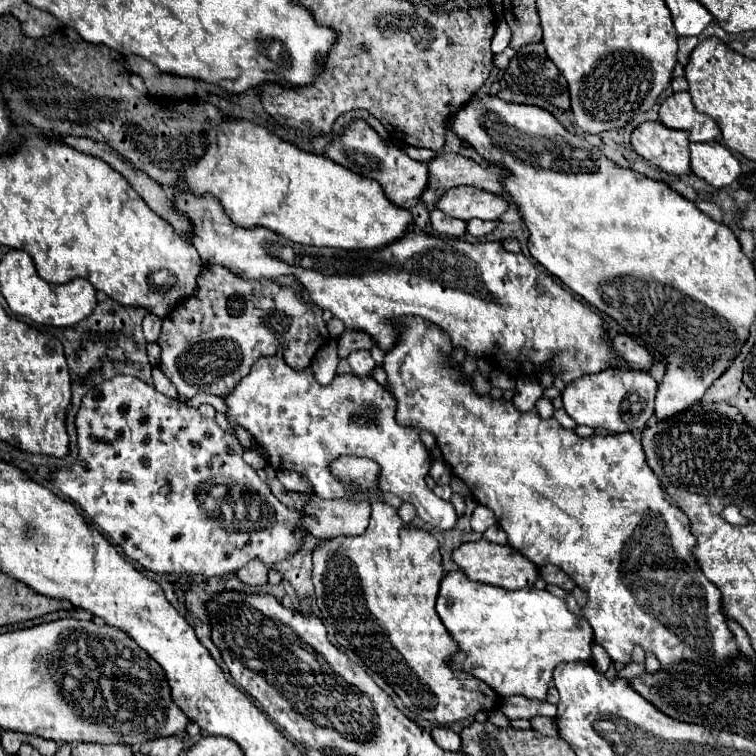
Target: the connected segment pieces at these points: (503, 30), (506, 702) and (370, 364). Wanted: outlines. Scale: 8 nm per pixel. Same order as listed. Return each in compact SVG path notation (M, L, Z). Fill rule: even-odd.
M499 20L499 22L497 22L497 28L495 28L493 42L491 42L493 54L503 52L503 50L509 46L509 40L511 40L511 30L509 30L509 26L507 26L503 20Z
M509 696L509 698L503 698L501 712L509 720L513 720L513 718L535 718L535 716L555 718L557 706L549 704L545 700L535 700L535 698L531 700L525 696Z
M365 350L351 352L351 354L347 356L347 362L349 362L353 374L357 374L357 376L361 376L361 378L363 378L363 376L369 376L371 370L375 368L375 362L373 362L371 354L365 352Z

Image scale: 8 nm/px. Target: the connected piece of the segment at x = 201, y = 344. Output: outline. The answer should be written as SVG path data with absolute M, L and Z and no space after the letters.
M203 266L201 274L197 276L197 290L193 296L183 300L165 320L161 328L161 336L157 344L161 346L161 362L159 368L163 374L175 384L181 396L187 400L197 394L229 394L233 386L249 374L251 366L263 358L273 356L283 346L283 358L289 366L305 368L311 364L315 352L331 338L327 326L321 318L321 308L309 304L307 312L301 318L291 318L275 310L273 304L273 280L245 280L225 266Z

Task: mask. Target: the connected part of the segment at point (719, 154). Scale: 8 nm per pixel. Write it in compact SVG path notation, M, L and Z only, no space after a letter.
M719 142L691 144L691 170L715 188L725 188L739 178L739 160Z

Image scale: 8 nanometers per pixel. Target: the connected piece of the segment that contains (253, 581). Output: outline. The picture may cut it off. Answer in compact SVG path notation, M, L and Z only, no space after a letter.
M253 558L237 572L237 576L251 586L259 586L259 584L267 584L267 572L269 568L259 558Z

